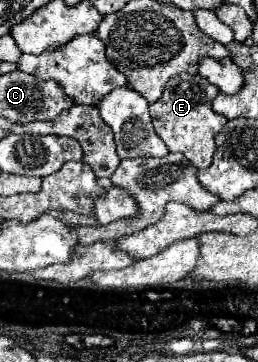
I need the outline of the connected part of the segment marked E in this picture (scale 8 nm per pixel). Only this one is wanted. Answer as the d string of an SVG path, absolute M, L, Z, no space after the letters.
M181 74L175 76L165 84L163 96L149 106L153 126L157 136L165 142L169 152L181 152L187 156L191 164L197 168L209 168L213 152L215 152L215 136L221 132L225 126L227 118L221 114L215 114L211 110L211 102L219 94L217 86L207 82L201 76L191 76L191 74Z

